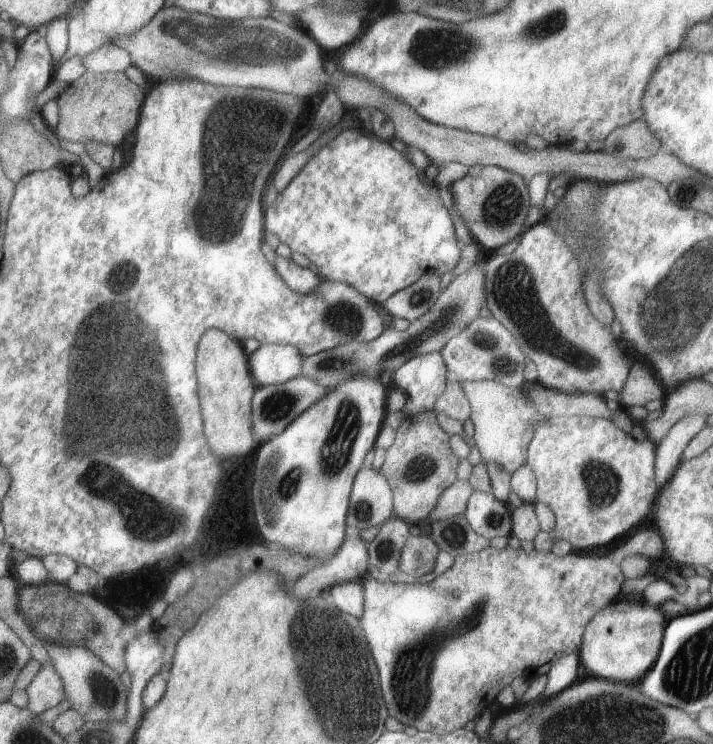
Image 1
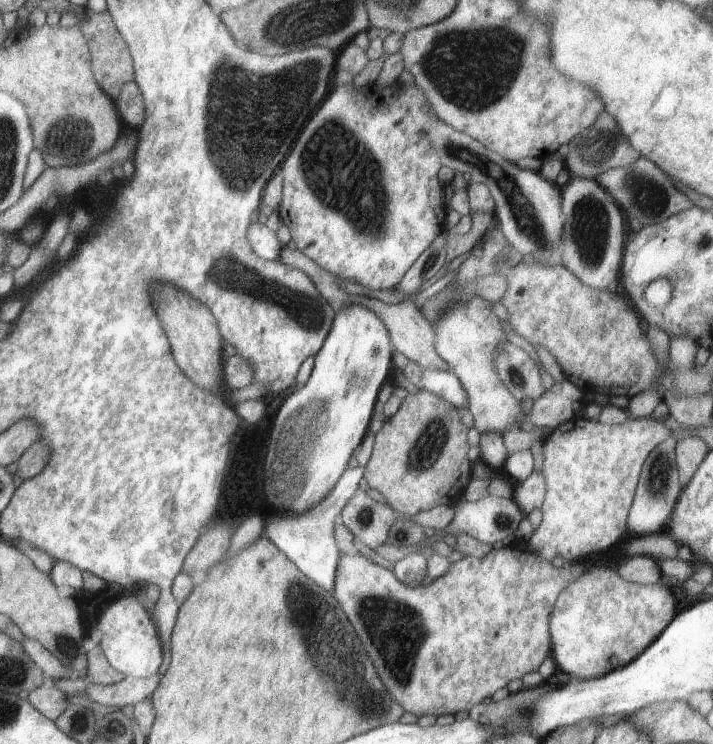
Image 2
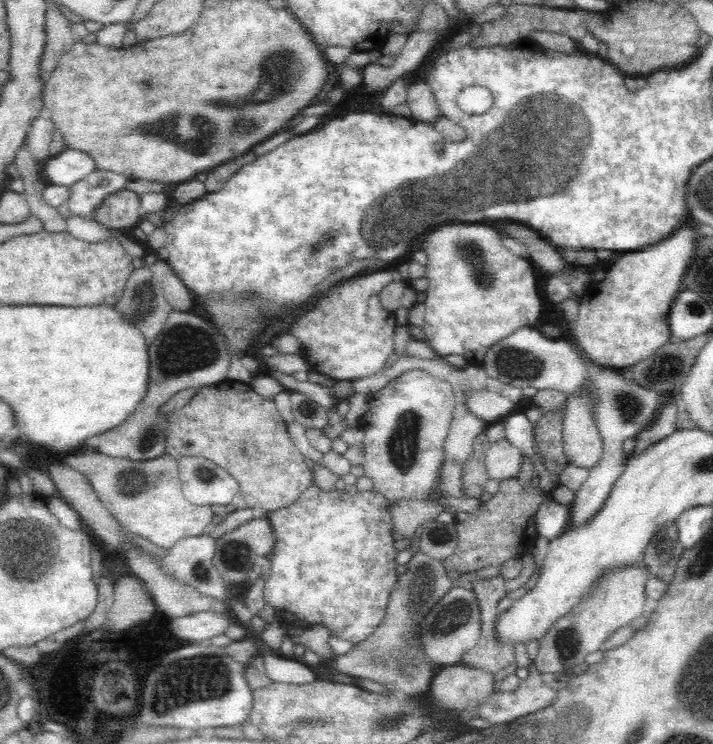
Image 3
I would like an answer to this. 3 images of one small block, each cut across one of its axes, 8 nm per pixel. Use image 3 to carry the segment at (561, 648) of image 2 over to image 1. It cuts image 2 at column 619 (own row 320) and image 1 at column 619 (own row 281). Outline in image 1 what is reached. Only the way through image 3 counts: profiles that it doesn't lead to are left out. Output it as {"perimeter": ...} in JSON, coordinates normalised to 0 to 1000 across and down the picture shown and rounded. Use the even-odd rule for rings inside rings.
{"perimeter":[[[872,801],[839,820],[822,839],[812,870],[813,891],[833,909],[889,919],[920,892],[937,828],[926,815]]]}

